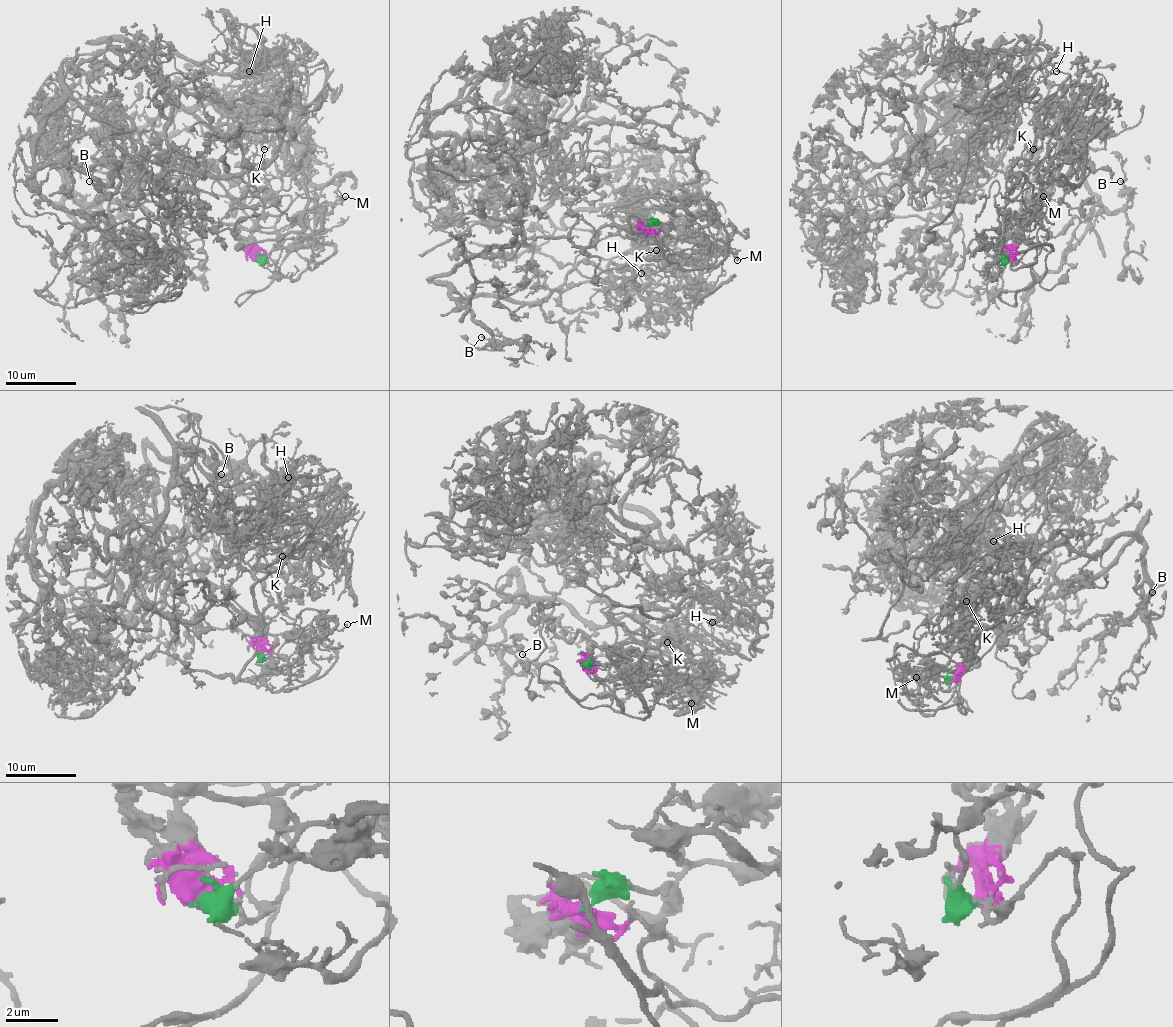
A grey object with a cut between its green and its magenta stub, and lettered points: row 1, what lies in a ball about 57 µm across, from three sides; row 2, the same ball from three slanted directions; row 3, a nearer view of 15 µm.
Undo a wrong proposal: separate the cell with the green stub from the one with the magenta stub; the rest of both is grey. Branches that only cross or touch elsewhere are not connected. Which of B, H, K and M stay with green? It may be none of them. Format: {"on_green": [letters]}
{"on_green": ["B"]}

